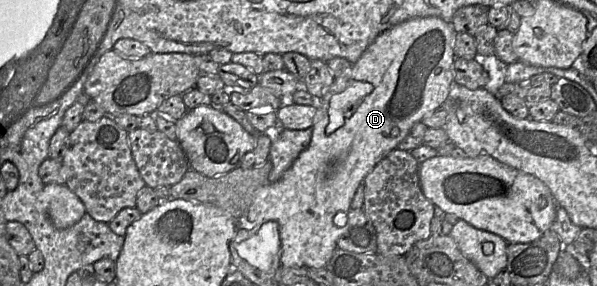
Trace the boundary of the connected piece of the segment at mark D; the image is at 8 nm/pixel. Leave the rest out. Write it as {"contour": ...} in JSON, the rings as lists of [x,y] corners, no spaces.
{"contour":[[[418,17],[406,20],[380,33],[366,48],[361,57],[355,63],[352,63],[349,69],[334,78],[333,83],[321,98],[321,106],[317,109],[317,113],[313,119],[312,136],[308,147],[300,153],[280,180],[264,185],[256,192],[247,213],[237,220],[240,228],[251,230],[247,232],[248,235],[255,233],[268,221],[278,223],[281,241],[281,266],[306,268],[322,268],[326,266],[337,248],[338,239],[346,231],[348,212],[351,210],[351,203],[360,183],[382,158],[398,147],[398,144],[405,138],[414,124],[421,122],[426,115],[432,114],[447,100],[454,83],[455,34],[456,32],[451,22],[447,22],[439,17]]]}

